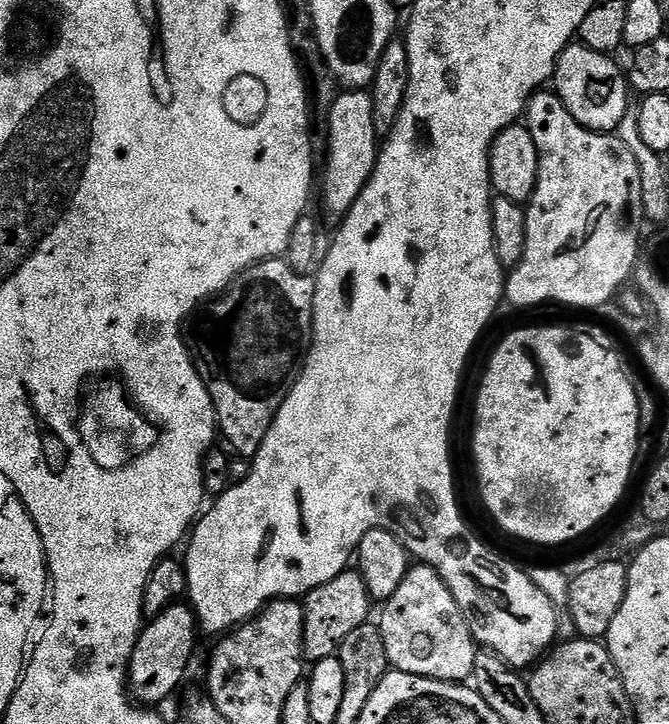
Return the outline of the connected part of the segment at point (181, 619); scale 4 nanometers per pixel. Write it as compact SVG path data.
M187 603L170 605L161 616L155 616L141 627L136 645L128 659L128 683L131 699L140 706L160 706L184 680L184 671L196 652L198 625Z

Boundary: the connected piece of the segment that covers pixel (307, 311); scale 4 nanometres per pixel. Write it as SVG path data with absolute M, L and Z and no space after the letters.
M287 259L264 260L237 276L229 288L225 288L207 306L201 307L191 321L192 362L208 386L219 431L245 458L255 456L262 446L306 359L312 342L315 293L315 279L303 272L296 272L288 265Z

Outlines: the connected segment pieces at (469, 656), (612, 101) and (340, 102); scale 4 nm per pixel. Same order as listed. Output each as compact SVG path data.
M417 563L409 567L406 578L402 578L402 586L394 590L391 598L383 601L381 608L384 609L380 612L378 627L386 646L389 665L395 671L449 682L464 682L471 677L478 645L472 638L472 631L464 620L458 602L454 602L454 594L450 594L446 582L442 582L442 578L431 566Z
M573 42L566 50L562 50L560 61L556 63L556 95L574 119L592 132L615 133L624 115L630 111L630 85L622 68L612 60L615 59L611 55L595 52L585 44Z
M346 90L339 93L332 103L326 123L328 152L322 182L322 198L325 208L330 213L344 216L352 208L358 194L368 184L376 167L378 137L374 130L371 95L364 90Z

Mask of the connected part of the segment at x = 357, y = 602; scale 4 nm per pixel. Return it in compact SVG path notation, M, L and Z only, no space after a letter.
M345 570L330 582L318 586L313 592L303 597L304 605L304 658L315 662L322 658L330 658L340 651L340 643L346 634L358 630L358 626L369 623L368 611L374 607L374 601L368 595L366 582L359 571Z

